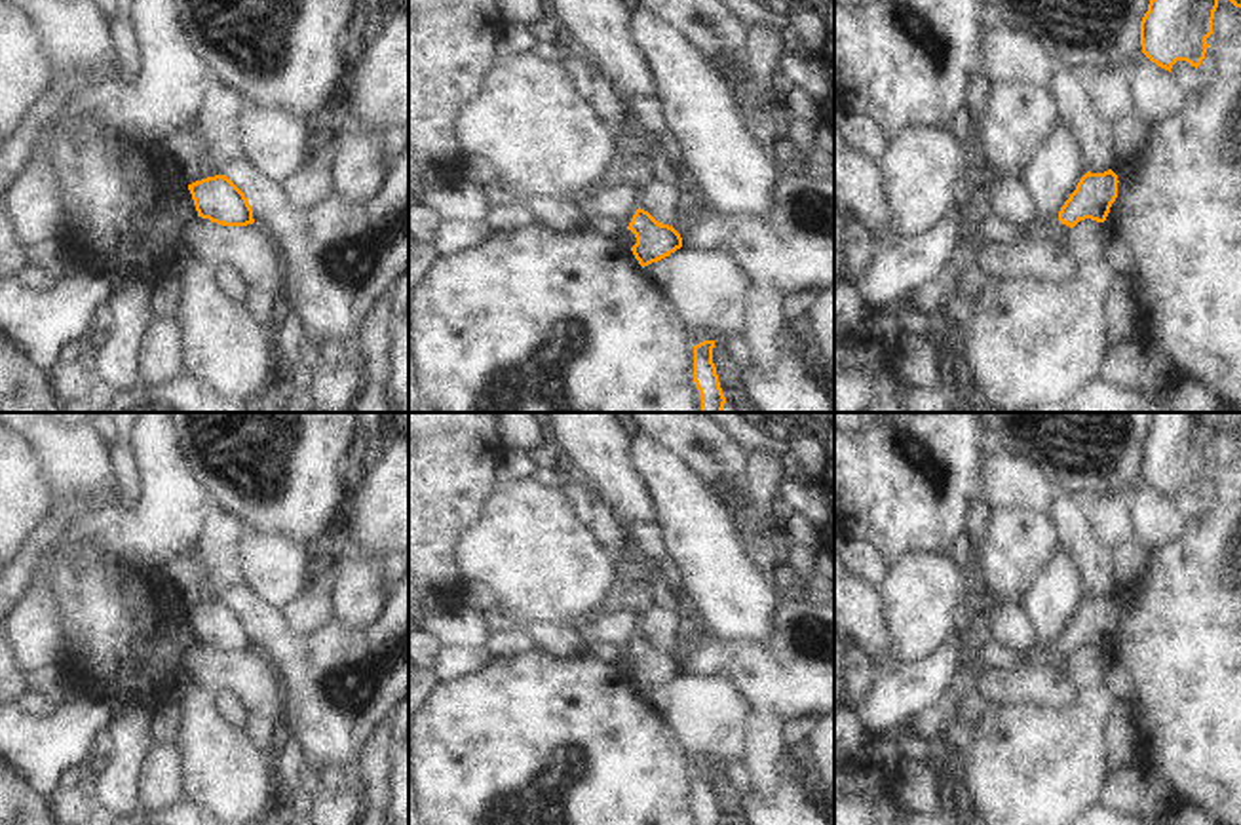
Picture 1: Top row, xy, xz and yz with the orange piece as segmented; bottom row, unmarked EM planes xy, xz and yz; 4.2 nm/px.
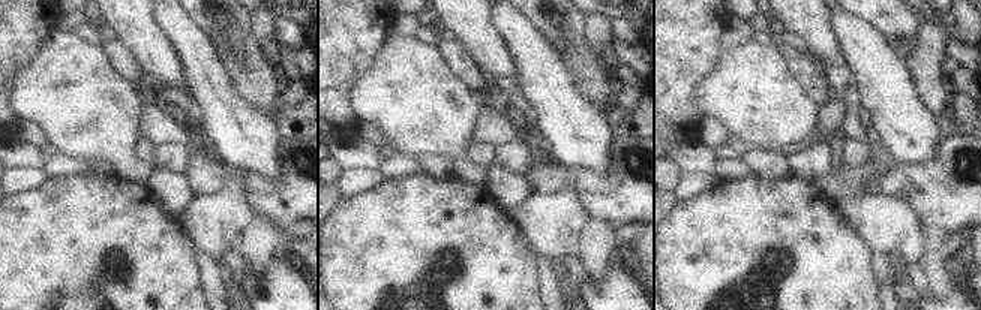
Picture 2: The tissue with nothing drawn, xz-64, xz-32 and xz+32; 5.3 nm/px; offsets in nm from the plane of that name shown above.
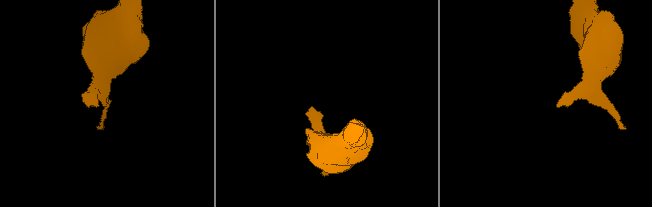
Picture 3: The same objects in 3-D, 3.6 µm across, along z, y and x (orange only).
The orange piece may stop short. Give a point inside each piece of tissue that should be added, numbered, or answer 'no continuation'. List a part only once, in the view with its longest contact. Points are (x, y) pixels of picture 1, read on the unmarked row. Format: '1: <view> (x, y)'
no continuation

